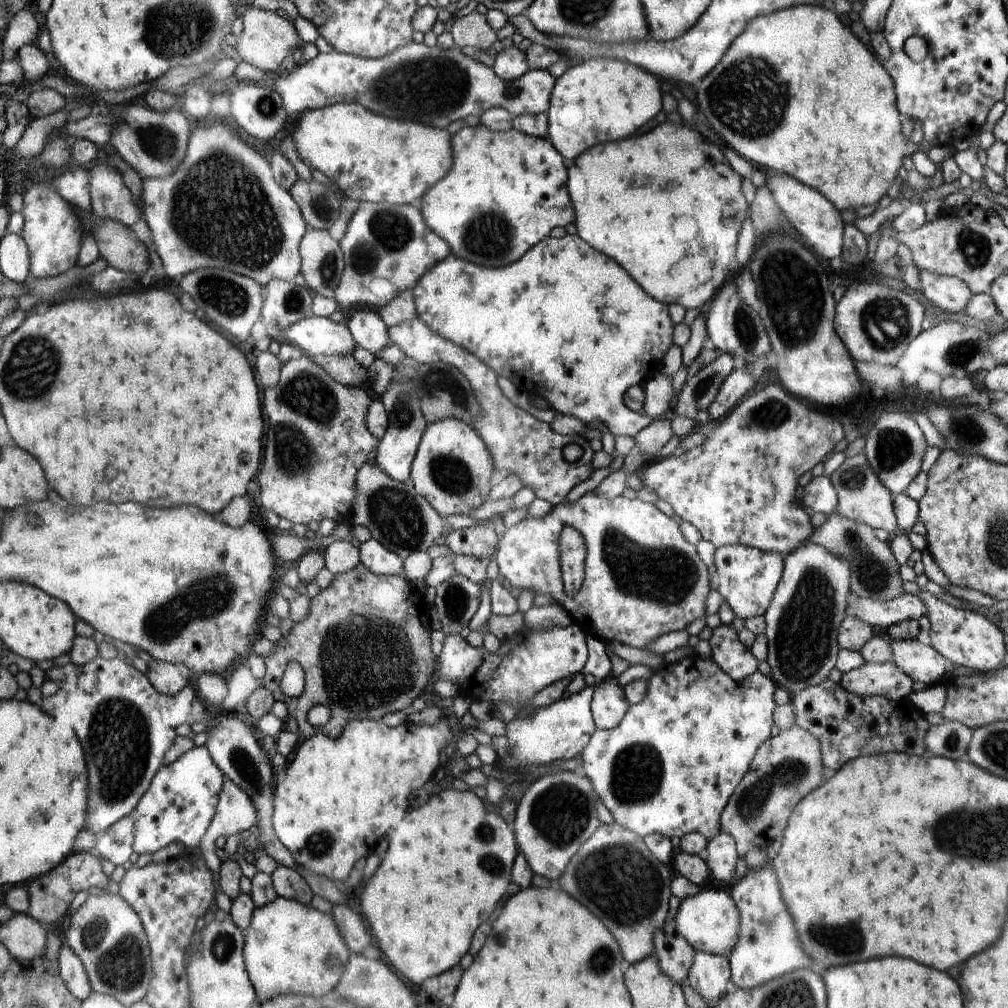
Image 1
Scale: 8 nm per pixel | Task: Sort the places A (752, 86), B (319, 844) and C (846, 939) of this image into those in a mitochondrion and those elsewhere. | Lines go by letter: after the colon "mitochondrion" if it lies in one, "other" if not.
A: mitochondrion
B: mitochondrion
C: mitochondrion

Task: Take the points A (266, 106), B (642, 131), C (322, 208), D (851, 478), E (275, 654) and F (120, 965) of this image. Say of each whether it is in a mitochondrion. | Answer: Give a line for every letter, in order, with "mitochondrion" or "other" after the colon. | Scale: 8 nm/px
A: mitochondrion
B: other
C: mitochondrion
D: mitochondrion
E: other
F: mitochondrion

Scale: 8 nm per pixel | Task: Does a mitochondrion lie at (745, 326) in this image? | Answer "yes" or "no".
yes

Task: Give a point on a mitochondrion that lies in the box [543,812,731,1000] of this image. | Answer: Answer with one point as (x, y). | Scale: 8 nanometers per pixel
(616, 879)

